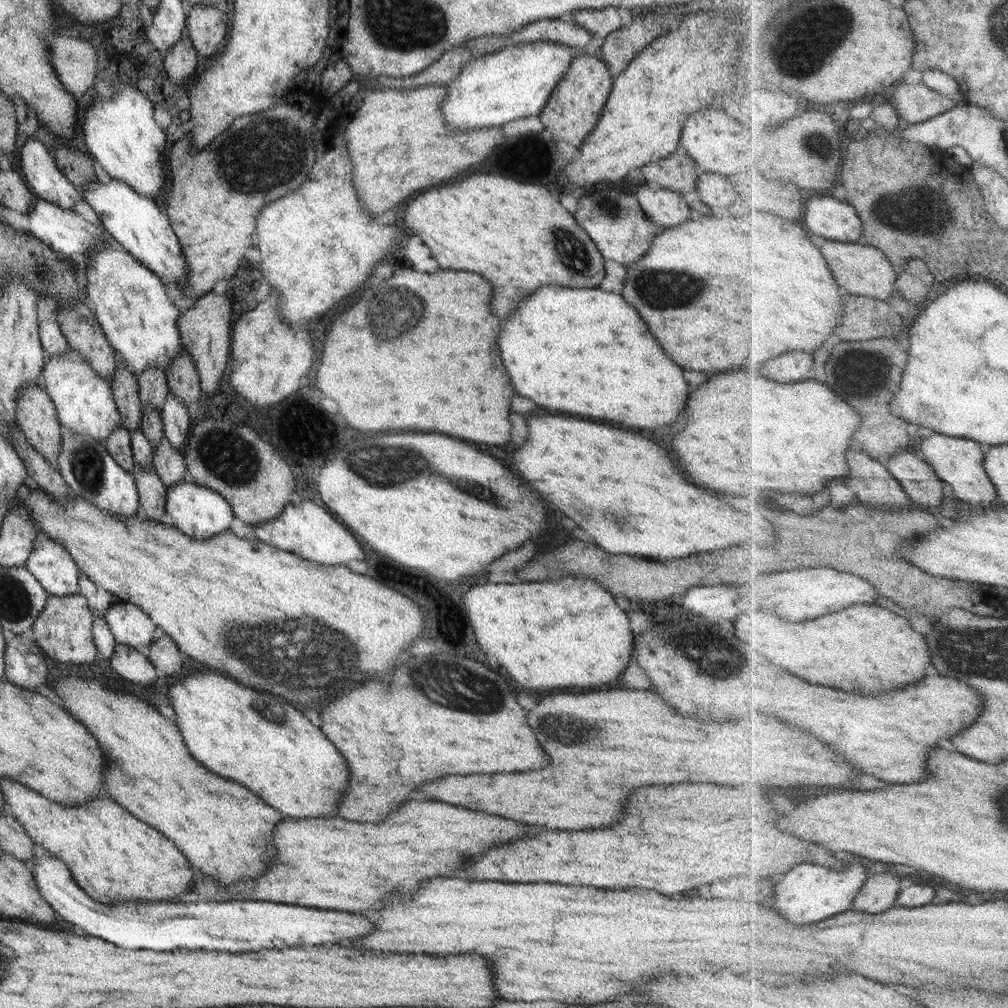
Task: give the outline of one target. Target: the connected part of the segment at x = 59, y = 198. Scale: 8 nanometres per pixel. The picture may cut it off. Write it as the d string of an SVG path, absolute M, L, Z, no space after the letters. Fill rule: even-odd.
M37 135L27 137L20 148L20 168L26 184L35 198L40 197L66 210L74 210L74 204L80 202L83 193L78 191L64 173L56 167L50 150Z

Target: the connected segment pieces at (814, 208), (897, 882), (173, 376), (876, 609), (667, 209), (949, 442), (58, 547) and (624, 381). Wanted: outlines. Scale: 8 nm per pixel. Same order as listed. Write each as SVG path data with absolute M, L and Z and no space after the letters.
M814 196L808 204L808 226L812 233L840 243L865 241L865 224L858 209L848 200Z
M892 872L873 873L856 898L853 910L882 914L898 906L898 898L904 888L902 880L904 878L900 874Z
M182 348L176 357L170 359L165 373L169 391L182 399L183 404L189 407L194 400L200 400L200 375L196 371L196 361L186 349Z
M854 604L852 608L848 608L848 610L844 610L844 612L836 612L836 614L832 614L832 616L824 616L824 618L810 620L810 622L786 622L784 618L776 616L772 610L744 612L744 614L740 614L740 616L736 618L736 638L740 638L740 640L744 642L744 646L750 646L750 650L756 650L756 646L758 646L760 652L764 652L766 658L770 658L772 662L784 666L788 672L792 672L792 674L796 674L796 676L804 676L804 680L812 680L814 684L824 684L824 686L830 686L830 688L838 688L838 674L840 674L840 682L844 680L844 682L840 684L840 688L852 690L852 688L856 688L856 684L854 684L854 686L850 686L850 684L852 684L852 682L858 682L858 686L864 684L864 690L866 690L868 694L886 694L886 692L890 692L890 690L894 690L894 688L902 688L902 686L920 682L920 680L926 676L928 668L932 666L932 650L930 650L930 644L928 644L926 636L920 634L920 632L916 632L916 630L912 628L912 622L910 622L908 618L904 618L904 616L900 616L900 614L896 614L896 612L888 610L888 608L884 608L884 606L876 606L874 604Z
M647 184L647 186L638 188L636 198L642 204L645 215L652 222L656 222L658 226L664 226L664 228L678 226L678 224L694 218L694 214L696 214L692 208L688 208L688 204L684 202L680 193L667 188L656 190Z
M936 433L918 444L918 447L944 482L953 486L958 499L984 508L990 508L994 502L1000 504L999 488L988 472L987 453L982 450L980 441Z
M38 532L24 566L49 595L70 596L79 593L81 570L64 546L44 532Z
M560 286L538 288L534 294L530 294L528 298L524 298L516 306L516 312L510 318L502 320L502 332L498 336L498 350L500 350L500 358L504 362L504 368L510 376L510 382L520 396L530 398L538 406L544 406L544 408L550 408L550 410L560 410L566 416L594 420L594 422L600 422L600 424L622 424L622 426L628 426L628 428L646 428L646 430L668 426L682 412L686 398L688 398L688 390L690 390L684 376L682 376L682 368L678 364L674 364L664 354L664 350L656 342L656 338L648 332L648 326L638 316L638 312L620 294L598 290L598 288L560 288Z

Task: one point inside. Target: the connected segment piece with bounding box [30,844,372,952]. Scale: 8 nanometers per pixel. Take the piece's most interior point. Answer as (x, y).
(241, 926)

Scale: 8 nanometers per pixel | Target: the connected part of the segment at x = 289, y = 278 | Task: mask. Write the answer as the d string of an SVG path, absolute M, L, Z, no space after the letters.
M340 138L322 156L317 154L316 164L310 170L304 186L268 204L256 220L255 247L261 253L258 269L272 286L271 290L280 295L280 314L284 316L286 324L298 324L314 318L326 308L334 306L338 300L356 292L366 276L370 276L372 266L380 262L400 238L396 228L382 226L360 206L360 200L356 196L358 190L352 182L352 160L344 146L346 142Z

